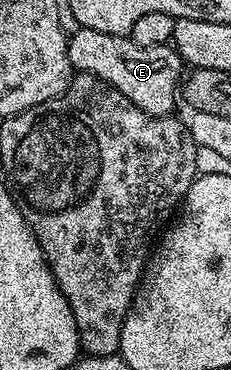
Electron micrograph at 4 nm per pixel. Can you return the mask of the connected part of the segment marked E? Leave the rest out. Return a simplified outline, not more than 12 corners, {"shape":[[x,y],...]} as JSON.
{"shape":[[78,27],[72,69],[169,116],[185,65],[174,47]]}

